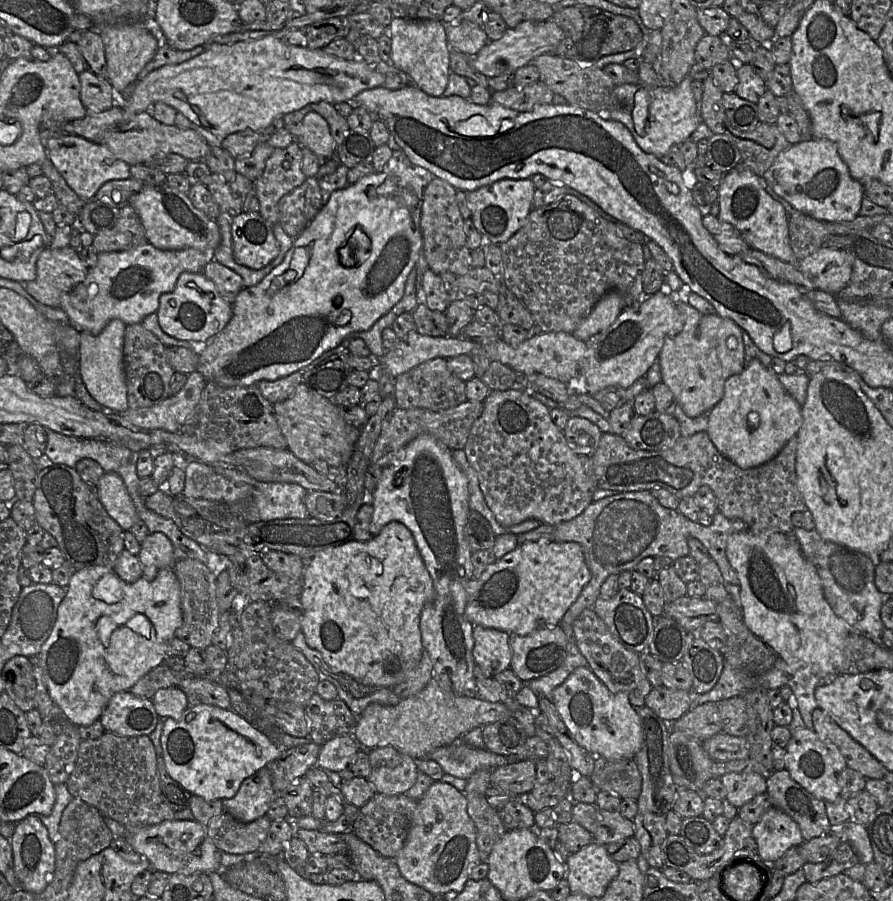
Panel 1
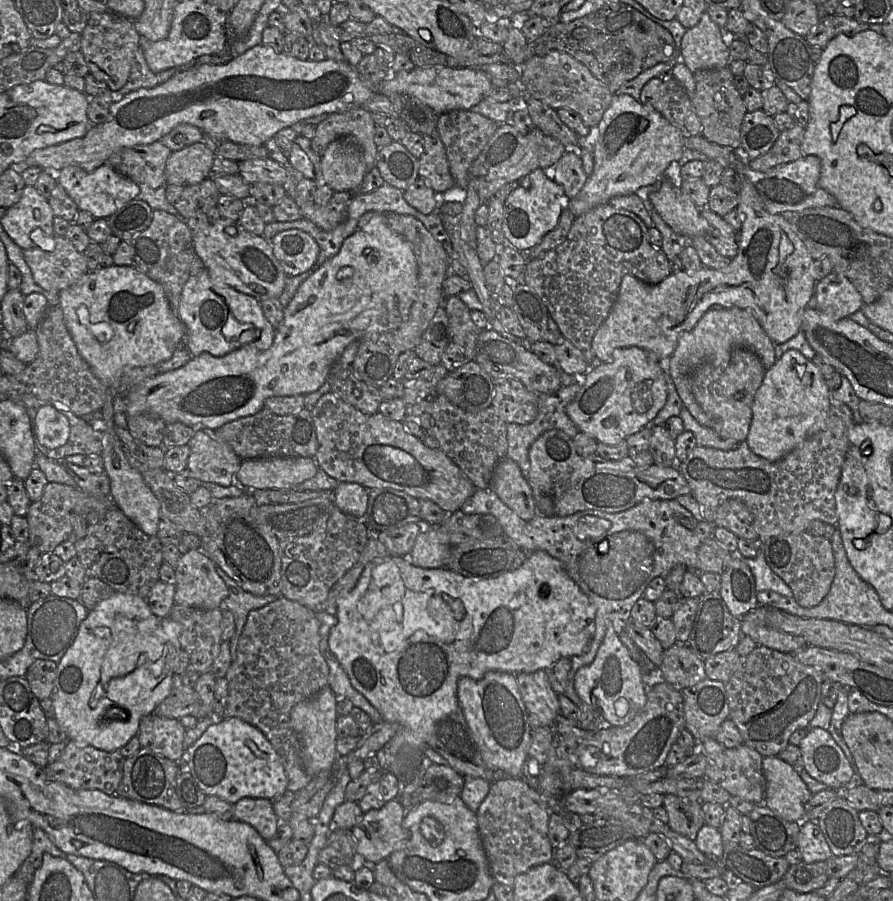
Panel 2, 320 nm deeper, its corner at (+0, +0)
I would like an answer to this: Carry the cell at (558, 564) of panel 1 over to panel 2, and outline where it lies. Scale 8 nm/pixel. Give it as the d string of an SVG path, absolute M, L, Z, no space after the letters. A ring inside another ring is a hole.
M544 551L528 554L526 561L516 570L508 571L492 579L471 579L455 573L446 567L421 568L413 565L408 558L389 556L375 559L364 568L356 586L337 600L337 624L329 635L329 648L347 673L352 686L361 693L381 714L382 719L399 725L396 734L385 744L389 771L401 782L420 775L430 764L423 750L427 747L429 736L435 724L443 717L453 713L459 706L457 682L461 677L479 680L490 671L517 674L535 672L553 665L562 657L571 658L582 655L589 647L595 633L595 605L591 599L567 574L562 563Z

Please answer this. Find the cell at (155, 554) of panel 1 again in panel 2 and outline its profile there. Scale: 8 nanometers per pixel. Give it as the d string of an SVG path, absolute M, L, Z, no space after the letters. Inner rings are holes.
M190 549L182 554L176 565L175 604L187 605L201 609L215 609L222 605L228 596L228 588L224 580L217 573L216 564L199 549Z

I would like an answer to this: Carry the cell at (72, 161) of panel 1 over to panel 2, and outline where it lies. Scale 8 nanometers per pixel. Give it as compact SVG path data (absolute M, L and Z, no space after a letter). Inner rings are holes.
M107 163L93 171L68 166L55 172L55 175L57 183L65 189L79 210L90 213L95 219L108 218L126 203L137 199L140 193L138 183L120 174Z

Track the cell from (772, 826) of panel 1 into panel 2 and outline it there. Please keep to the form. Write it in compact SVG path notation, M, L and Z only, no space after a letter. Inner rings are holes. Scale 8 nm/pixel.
M802 821L797 850L805 863L827 860L833 856L829 845L816 821Z

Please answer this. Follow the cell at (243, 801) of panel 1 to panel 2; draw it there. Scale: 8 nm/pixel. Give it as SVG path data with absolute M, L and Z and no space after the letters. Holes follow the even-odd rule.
M242 798L234 807L234 820L252 826L266 841L274 837L280 819L275 814L272 800Z

